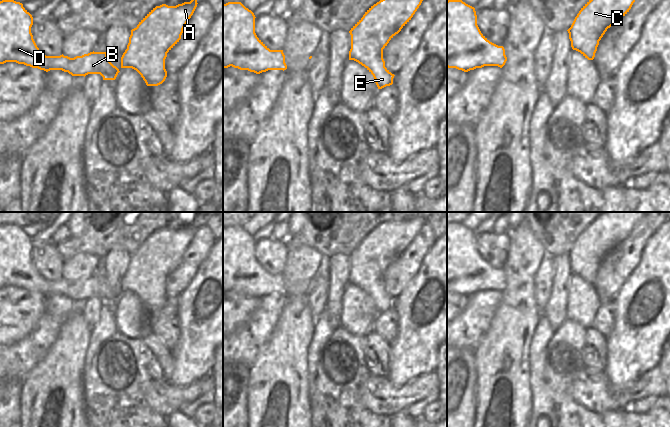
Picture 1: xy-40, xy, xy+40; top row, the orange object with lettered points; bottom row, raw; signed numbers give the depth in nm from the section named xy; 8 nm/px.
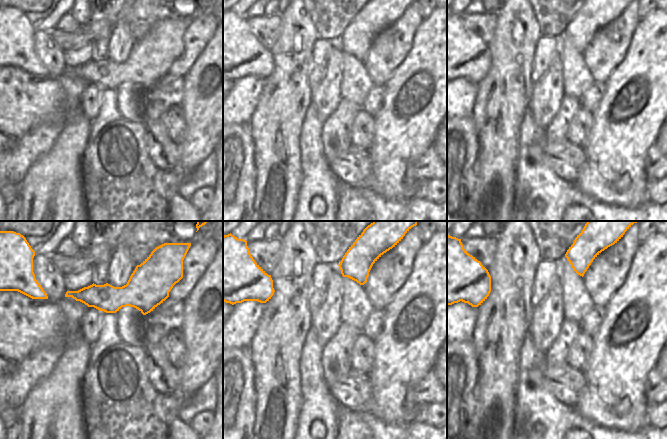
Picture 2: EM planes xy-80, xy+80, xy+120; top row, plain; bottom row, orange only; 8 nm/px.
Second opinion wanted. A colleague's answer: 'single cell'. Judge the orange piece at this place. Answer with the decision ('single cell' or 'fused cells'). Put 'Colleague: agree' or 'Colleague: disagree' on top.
Colleague: agree
single cell

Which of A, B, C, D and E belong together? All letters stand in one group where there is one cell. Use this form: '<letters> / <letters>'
A B C D E

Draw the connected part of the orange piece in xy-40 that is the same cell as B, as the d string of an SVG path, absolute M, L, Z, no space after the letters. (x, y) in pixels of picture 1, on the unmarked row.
M14 224L0 225L0 288L16 286L32 292L38 292L46 296L50 294L62 294L72 300L86 300L88 298L100 298L103 304L115 304L119 293L108 283L106 276L90 276L82 280L70 282L64 280L46 280L36 269L31 251L32 239L23 231L23 228Z

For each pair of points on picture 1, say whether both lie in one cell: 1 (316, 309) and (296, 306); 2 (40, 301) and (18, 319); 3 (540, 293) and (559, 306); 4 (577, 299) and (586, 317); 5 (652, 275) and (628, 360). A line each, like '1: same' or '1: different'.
1: different
2: same
3: different
4: same
5: same

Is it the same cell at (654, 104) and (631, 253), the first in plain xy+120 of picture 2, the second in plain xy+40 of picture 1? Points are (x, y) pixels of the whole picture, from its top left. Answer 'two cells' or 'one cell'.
two cells

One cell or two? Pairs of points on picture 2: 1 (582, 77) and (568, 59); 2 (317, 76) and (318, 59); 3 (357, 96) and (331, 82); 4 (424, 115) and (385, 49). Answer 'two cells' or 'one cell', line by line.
1: one cell
2: one cell
3: two cells
4: two cells

